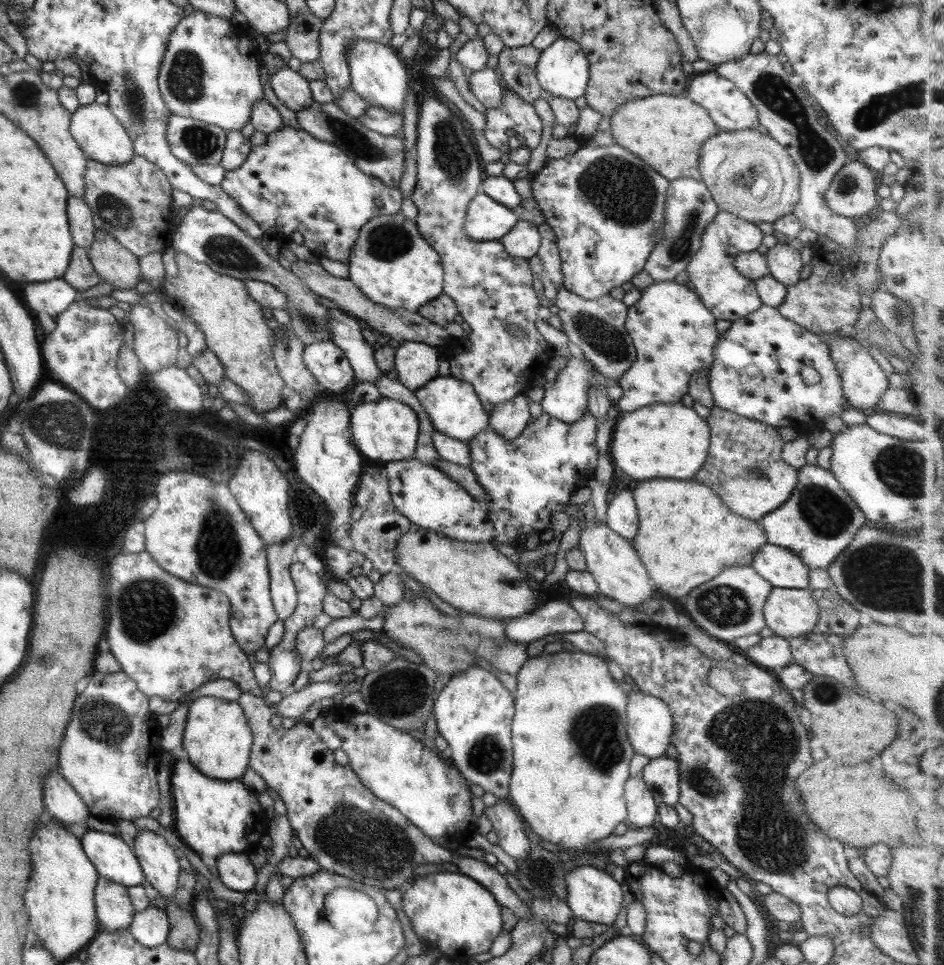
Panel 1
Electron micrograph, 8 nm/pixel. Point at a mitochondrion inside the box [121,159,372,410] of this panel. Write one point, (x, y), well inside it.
(228, 252)

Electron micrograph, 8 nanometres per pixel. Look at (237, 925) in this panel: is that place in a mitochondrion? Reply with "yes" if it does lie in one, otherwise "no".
no

